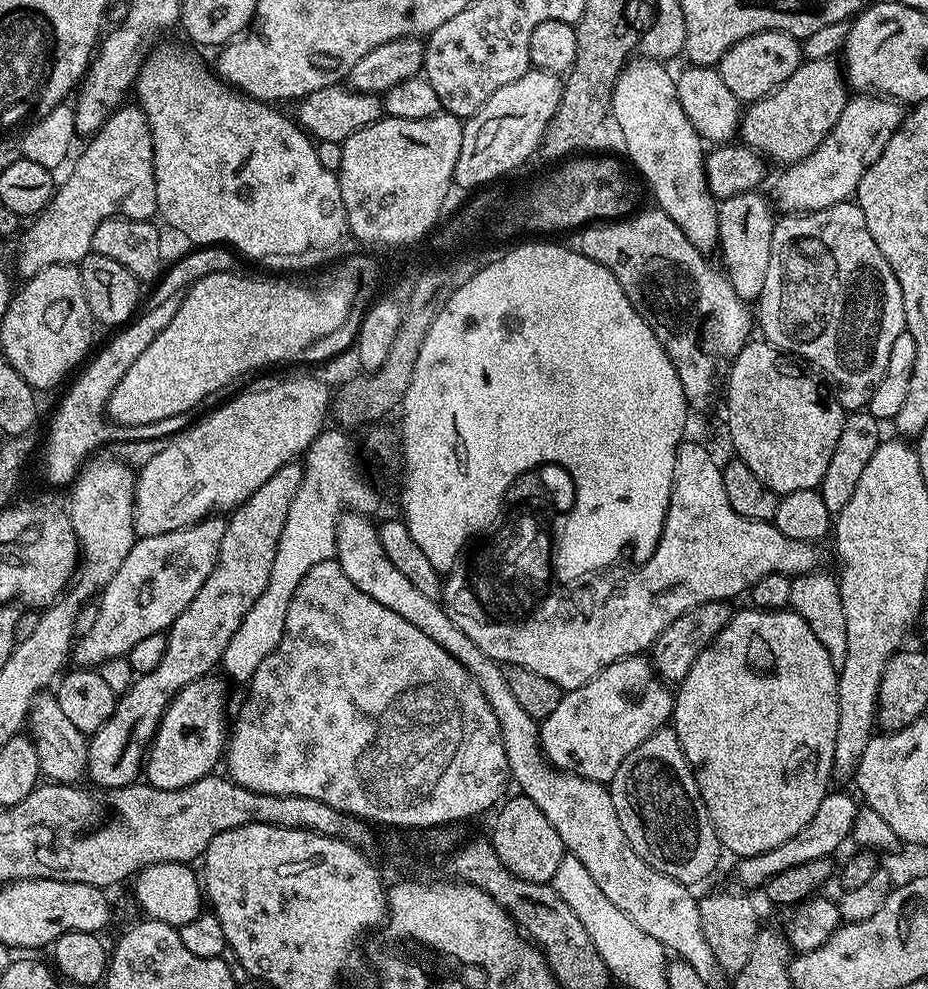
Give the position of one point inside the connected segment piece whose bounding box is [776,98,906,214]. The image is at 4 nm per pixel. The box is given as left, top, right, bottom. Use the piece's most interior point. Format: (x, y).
(830, 176)

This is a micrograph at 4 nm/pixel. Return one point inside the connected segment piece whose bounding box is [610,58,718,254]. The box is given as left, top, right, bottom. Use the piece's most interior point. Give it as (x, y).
(662, 142)

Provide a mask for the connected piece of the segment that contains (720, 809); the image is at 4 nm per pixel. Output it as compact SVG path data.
M747 606L733 611L728 625L702 651L690 666L684 680L679 681L672 701L672 718L670 727L676 731L678 742L682 746L682 754L686 754L686 762L692 768L694 778L698 782L698 790L702 794L702 802L708 811L710 822L720 839L721 849L725 853L733 852L736 858L766 854L766 850L774 850L774 846L782 846L786 838L794 838L814 818L814 810L822 802L822 798L830 791L828 779L834 776L834 746L838 738L838 682L840 677L830 654L826 654L826 646L818 642L814 630L806 624L797 612L791 610L773 610Z

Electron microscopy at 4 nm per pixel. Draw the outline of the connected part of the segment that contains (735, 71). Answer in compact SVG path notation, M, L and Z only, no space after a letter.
M759 32L742 42L731 44L720 60L718 71L722 82L742 102L760 100L782 86L802 62L802 44L799 39L785 32Z

